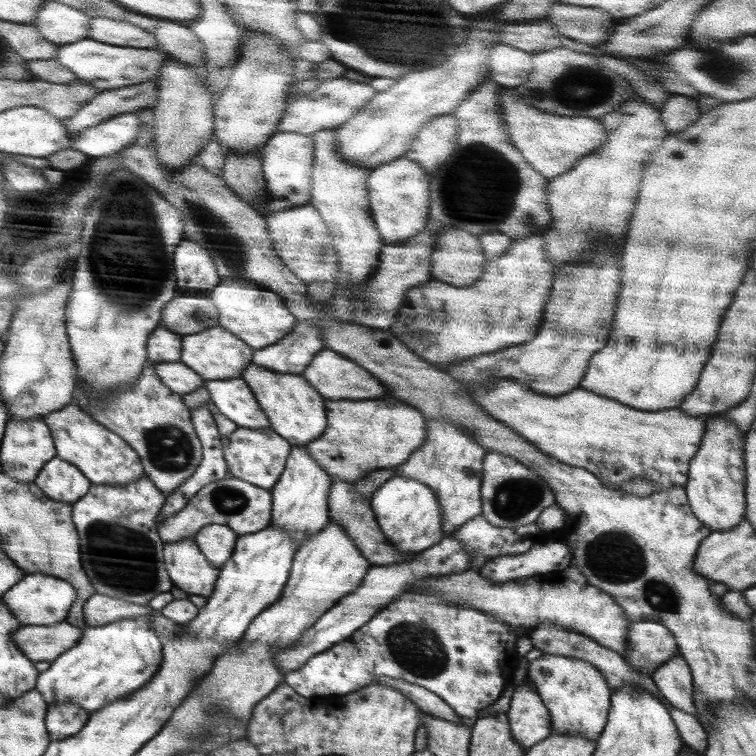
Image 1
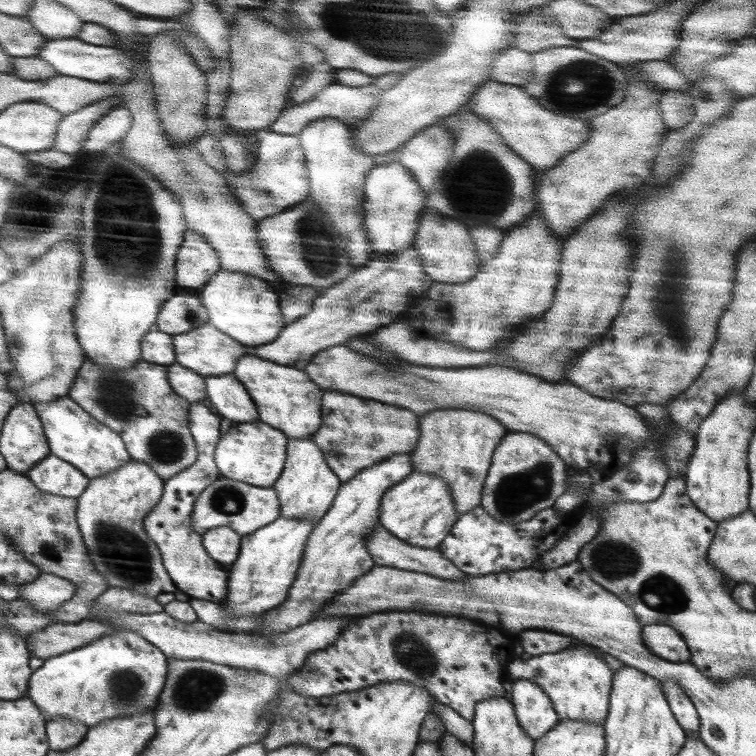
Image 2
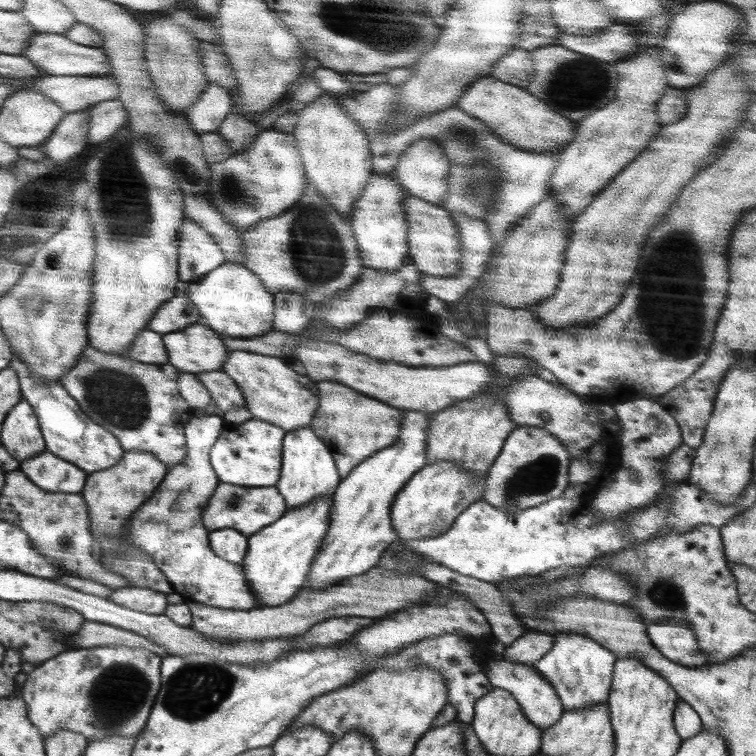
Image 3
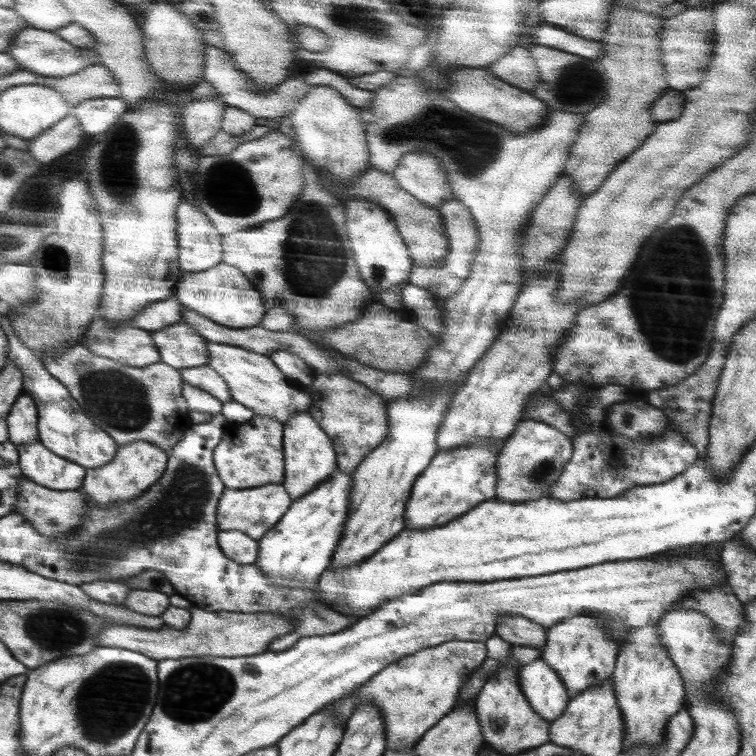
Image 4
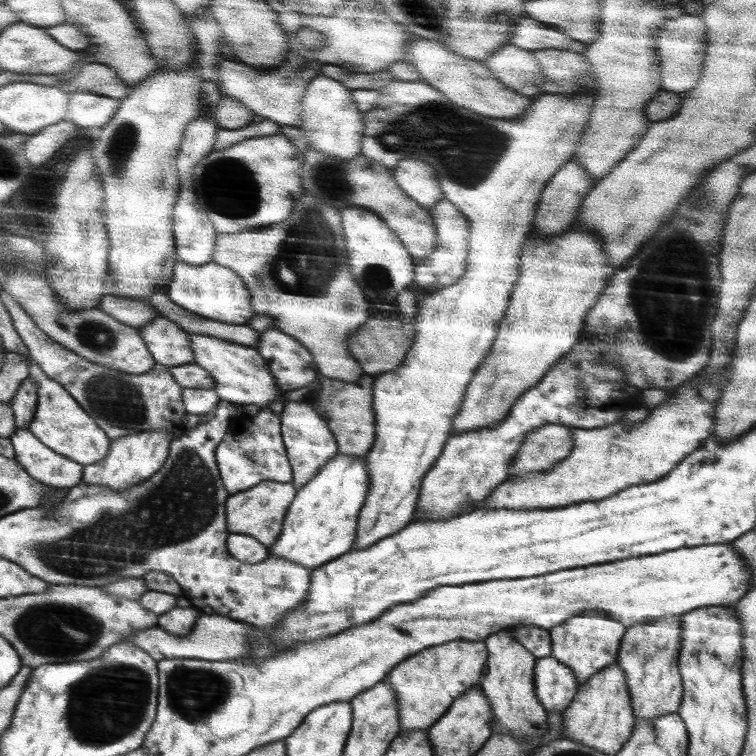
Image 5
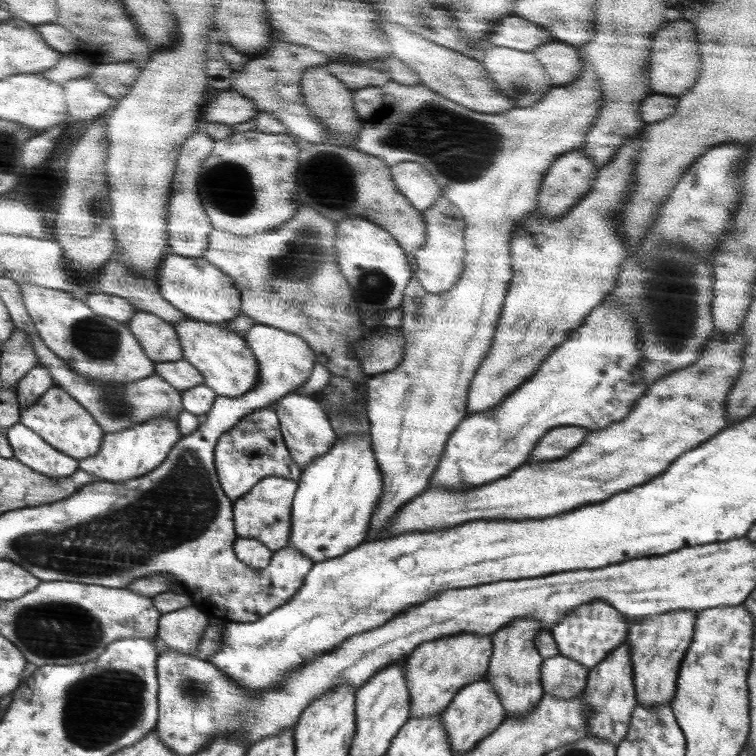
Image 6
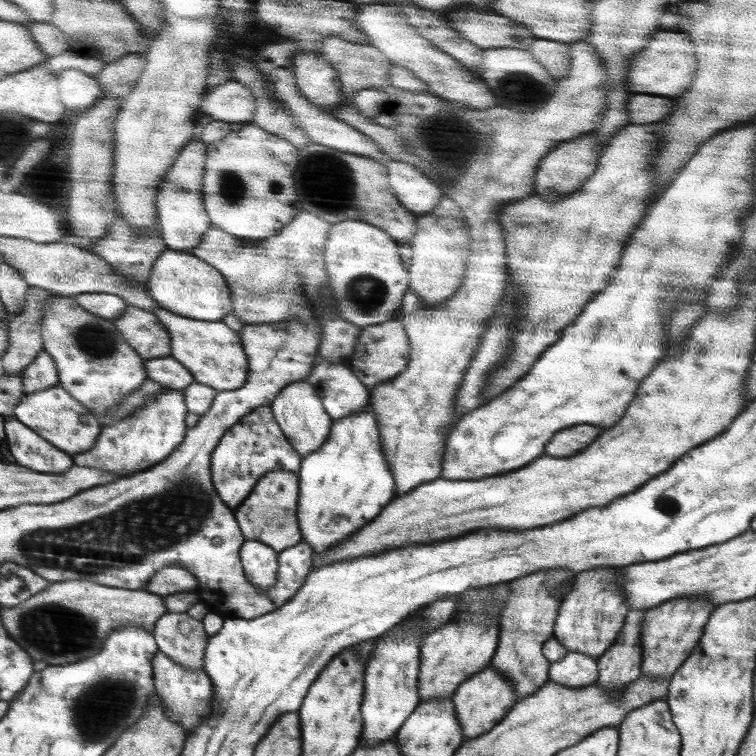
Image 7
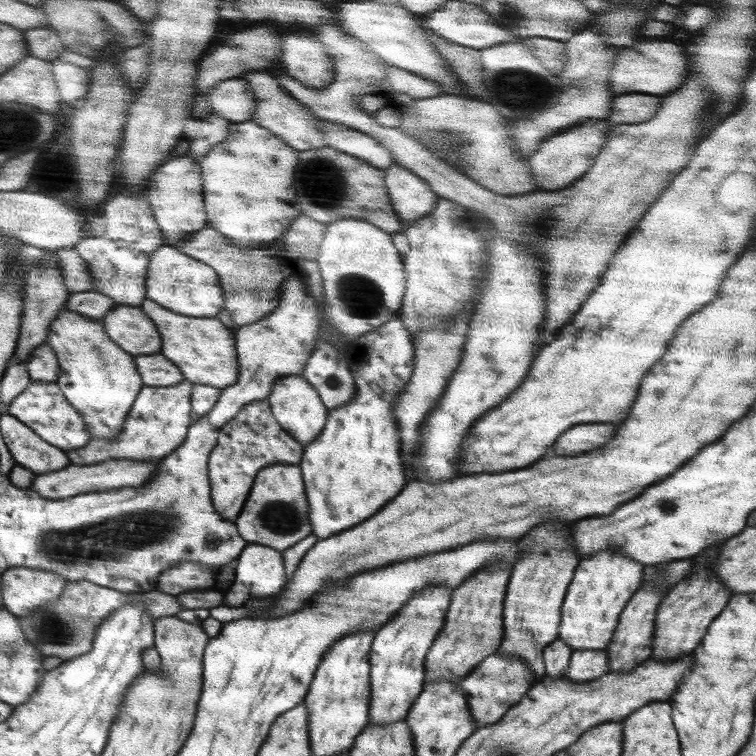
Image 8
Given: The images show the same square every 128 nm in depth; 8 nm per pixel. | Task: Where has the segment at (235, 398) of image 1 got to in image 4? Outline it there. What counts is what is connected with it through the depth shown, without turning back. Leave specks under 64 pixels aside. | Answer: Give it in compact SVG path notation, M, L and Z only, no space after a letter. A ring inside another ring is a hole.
M207 364L192 368L183 368L181 371L184 384L192 384L192 386L201 388L223 403L232 400L230 388L228 388L225 378Z

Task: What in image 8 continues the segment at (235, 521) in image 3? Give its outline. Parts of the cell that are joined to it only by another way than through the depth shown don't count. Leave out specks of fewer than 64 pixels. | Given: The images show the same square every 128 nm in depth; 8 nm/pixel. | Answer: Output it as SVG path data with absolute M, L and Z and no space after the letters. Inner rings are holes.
M274 464L261 470L258 484L253 484L254 496L250 496L250 504L246 504L242 520L236 520L237 530L247 543L262 544L285 552L312 533L301 466Z

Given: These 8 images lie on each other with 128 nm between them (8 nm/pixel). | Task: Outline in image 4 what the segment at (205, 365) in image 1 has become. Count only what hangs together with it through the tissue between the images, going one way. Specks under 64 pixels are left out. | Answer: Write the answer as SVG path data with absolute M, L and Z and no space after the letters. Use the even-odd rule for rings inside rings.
M177 322L153 331L153 334L154 342L162 354L162 362L174 368L192 368L210 362L210 352L206 348L208 340L188 324Z

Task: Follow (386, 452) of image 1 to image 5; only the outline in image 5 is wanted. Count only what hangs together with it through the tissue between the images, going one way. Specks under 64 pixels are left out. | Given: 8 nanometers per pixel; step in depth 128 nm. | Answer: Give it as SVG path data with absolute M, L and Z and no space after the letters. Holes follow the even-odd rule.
M324 375L318 376L320 388L308 402L326 420L330 431L337 439L337 448L353 458L366 458L377 438L377 416L373 406L374 375L362 375L356 382L336 380Z

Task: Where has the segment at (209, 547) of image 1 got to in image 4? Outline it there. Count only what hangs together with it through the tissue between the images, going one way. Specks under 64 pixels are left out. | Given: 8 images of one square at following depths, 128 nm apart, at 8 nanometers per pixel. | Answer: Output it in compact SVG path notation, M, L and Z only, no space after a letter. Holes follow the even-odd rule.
M240 530L221 531L217 544L227 557L238 561L241 565L254 563L258 557L258 550L261 548L257 540Z

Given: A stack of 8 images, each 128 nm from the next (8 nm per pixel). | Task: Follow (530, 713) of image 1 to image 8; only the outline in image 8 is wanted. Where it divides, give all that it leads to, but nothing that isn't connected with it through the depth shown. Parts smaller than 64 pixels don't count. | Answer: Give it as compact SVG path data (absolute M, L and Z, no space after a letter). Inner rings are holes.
M578 649L573 651L569 668L563 678L587 682L609 673L609 653L605 649Z

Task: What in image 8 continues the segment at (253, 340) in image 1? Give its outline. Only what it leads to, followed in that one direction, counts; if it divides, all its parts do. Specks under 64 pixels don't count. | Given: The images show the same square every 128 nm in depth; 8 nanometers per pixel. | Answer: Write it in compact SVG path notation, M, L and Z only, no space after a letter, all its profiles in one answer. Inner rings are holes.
M162 245L152 253L148 275L148 297L184 316L215 317L220 314L225 310L225 296L220 278L216 270L203 263L172 245Z

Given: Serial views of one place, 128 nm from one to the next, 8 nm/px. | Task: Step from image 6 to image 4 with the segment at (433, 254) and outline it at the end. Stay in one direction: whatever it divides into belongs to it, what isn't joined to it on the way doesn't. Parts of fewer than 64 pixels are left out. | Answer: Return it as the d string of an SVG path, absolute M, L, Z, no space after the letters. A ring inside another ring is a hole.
M452 198L449 201L442 202L437 211L441 214L441 220L445 221L446 236L449 237L449 250L445 260L440 261L438 267L415 266L408 282L420 288L425 288L440 299L454 295L462 287L462 283L466 282L477 257L480 236L478 236L478 226L476 226L473 214L459 200Z

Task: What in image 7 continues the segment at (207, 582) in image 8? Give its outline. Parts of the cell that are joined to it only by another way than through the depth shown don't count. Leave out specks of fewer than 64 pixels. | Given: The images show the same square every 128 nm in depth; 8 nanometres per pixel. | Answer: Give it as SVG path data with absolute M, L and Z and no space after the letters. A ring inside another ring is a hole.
M170 565L158 571L157 576L150 580L147 591L168 597L178 593L193 592L198 586L198 579L192 573L180 566Z

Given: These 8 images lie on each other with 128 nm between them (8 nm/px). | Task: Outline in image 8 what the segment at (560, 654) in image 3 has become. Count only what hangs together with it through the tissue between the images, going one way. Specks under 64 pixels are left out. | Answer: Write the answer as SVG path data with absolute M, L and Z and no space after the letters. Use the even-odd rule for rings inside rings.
M602 550L594 556L584 558L582 568L578 568L578 576L574 576L570 583L568 595L561 608L558 638L569 644L573 650L606 649L613 640L622 609L639 590L640 582L644 578L644 568L644 564L630 560L614 550Z

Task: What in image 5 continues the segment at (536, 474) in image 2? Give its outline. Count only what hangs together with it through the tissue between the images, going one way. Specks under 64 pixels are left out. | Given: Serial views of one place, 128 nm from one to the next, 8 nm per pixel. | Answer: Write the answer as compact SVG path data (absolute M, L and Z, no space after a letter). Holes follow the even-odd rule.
M546 424L546 428L530 432L511 465L509 477L528 472L542 472L564 460L574 448L573 432L562 424Z

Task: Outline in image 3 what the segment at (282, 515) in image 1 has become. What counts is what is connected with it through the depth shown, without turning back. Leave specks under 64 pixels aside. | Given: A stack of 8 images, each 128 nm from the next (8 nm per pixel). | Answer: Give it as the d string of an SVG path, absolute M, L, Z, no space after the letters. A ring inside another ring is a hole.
M310 425L286 433L284 466L281 468L281 479L275 485L285 498L286 508L301 507L322 496L336 495L335 491L341 485L341 480L333 453Z

